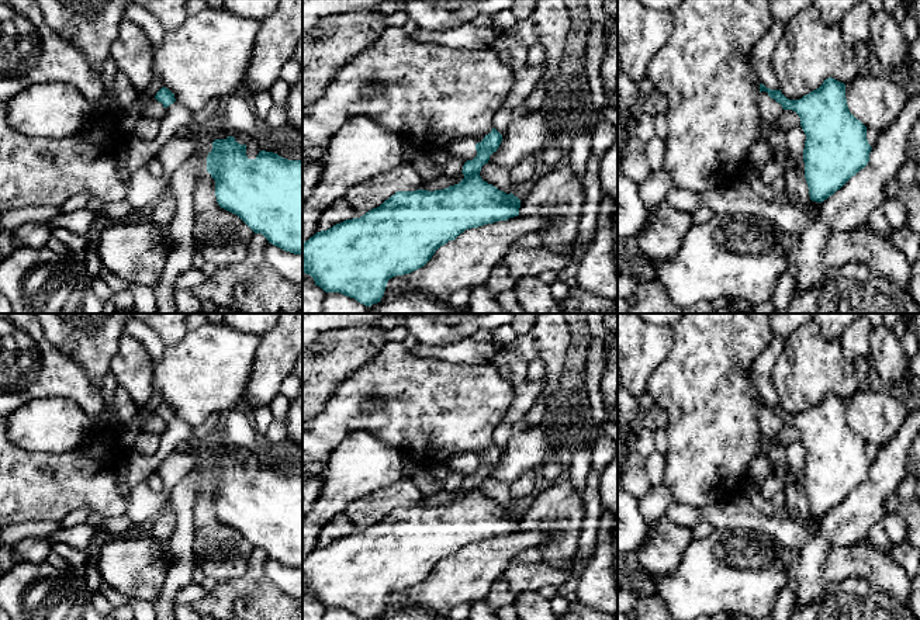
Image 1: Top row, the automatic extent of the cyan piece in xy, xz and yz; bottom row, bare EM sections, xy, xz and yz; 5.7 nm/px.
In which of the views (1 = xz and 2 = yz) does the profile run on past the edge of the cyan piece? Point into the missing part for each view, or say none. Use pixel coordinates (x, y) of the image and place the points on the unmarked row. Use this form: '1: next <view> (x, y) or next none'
1: next none
2: next none

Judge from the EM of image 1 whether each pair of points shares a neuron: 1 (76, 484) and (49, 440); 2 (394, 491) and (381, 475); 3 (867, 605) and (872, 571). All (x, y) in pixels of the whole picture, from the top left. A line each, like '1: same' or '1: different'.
1: different
2: different
3: different

